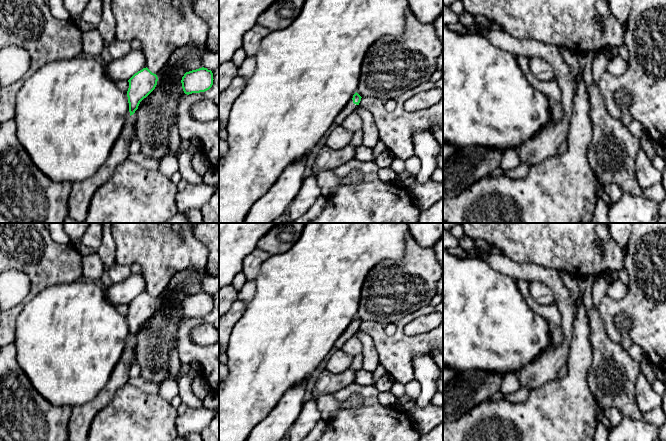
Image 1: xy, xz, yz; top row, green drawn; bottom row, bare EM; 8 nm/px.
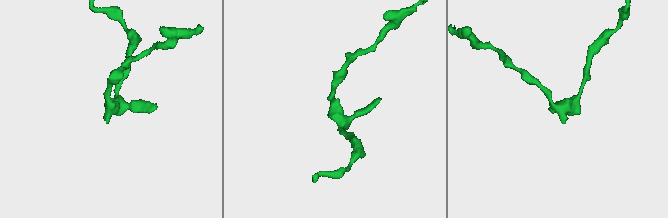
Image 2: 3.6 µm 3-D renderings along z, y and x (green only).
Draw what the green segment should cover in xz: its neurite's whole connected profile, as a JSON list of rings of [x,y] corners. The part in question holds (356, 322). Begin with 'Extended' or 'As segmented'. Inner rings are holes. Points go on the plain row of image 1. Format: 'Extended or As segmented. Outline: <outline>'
Extended. Outline: [[[357,316],[353,319],[353,322],[347,327],[347,329],[335,342],[334,348],[336,350],[341,349],[347,340],[349,340],[352,336],[356,335],[361,325],[361,322],[362,321]]]

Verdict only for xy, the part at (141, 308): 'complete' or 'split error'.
complete

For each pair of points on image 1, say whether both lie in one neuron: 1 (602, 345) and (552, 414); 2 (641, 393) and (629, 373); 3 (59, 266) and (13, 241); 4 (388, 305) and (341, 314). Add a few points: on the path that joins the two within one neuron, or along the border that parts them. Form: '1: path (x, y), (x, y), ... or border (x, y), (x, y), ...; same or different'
1: border (590, 336), (592, 361), (587, 382); different
2: border (640, 372), (635, 385), (637, 407); different
3: path (48, 263), (24, 243); same
4: border (362, 288), (359, 307), (355, 315); different

